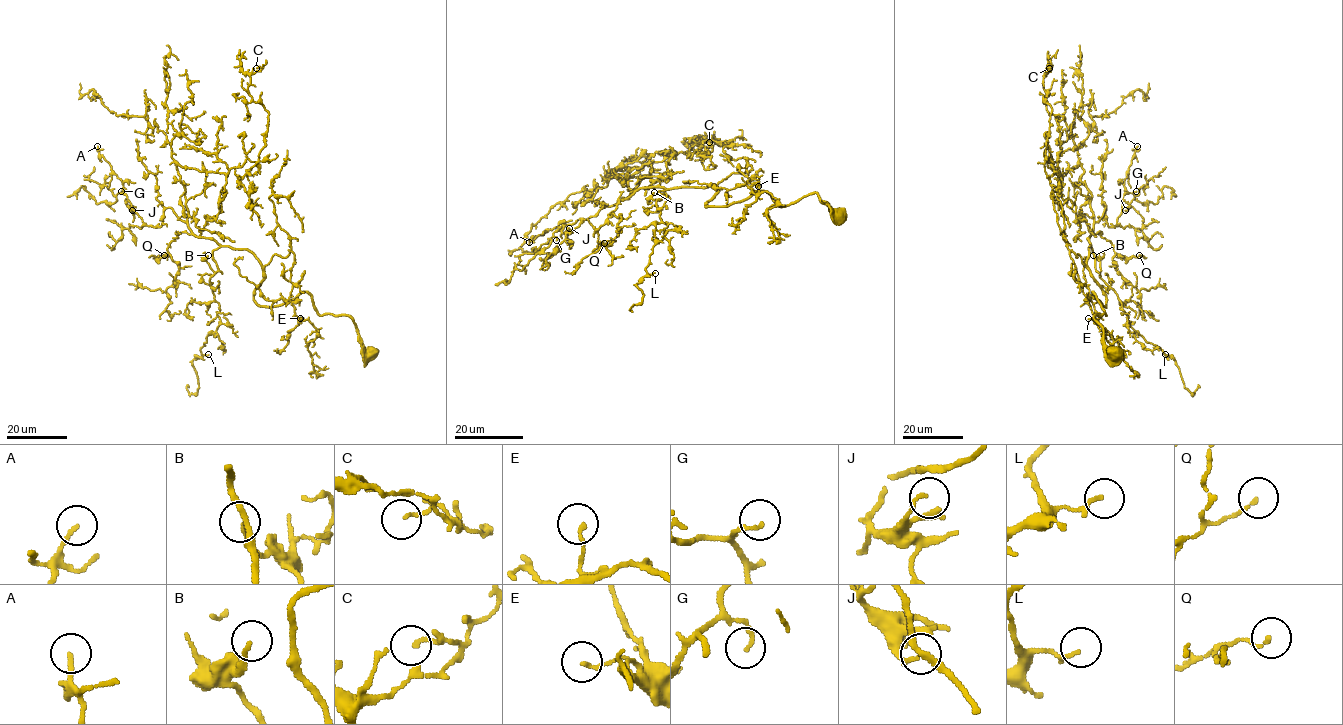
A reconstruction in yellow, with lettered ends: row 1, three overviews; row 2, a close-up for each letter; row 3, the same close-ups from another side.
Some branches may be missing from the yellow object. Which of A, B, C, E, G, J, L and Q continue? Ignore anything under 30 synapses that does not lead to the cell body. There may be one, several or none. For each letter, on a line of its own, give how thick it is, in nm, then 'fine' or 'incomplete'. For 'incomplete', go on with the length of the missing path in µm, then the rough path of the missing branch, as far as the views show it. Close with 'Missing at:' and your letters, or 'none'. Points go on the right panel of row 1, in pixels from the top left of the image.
A: 150 nm | fine
B: 150 nm | fine
C: 130 nm | fine
E: 140 nm | fine
G: 130 nm | fine
J: 90 nm | fine
L: 130 nm | fine
Q: 130 nm | fine
Missing at: none

